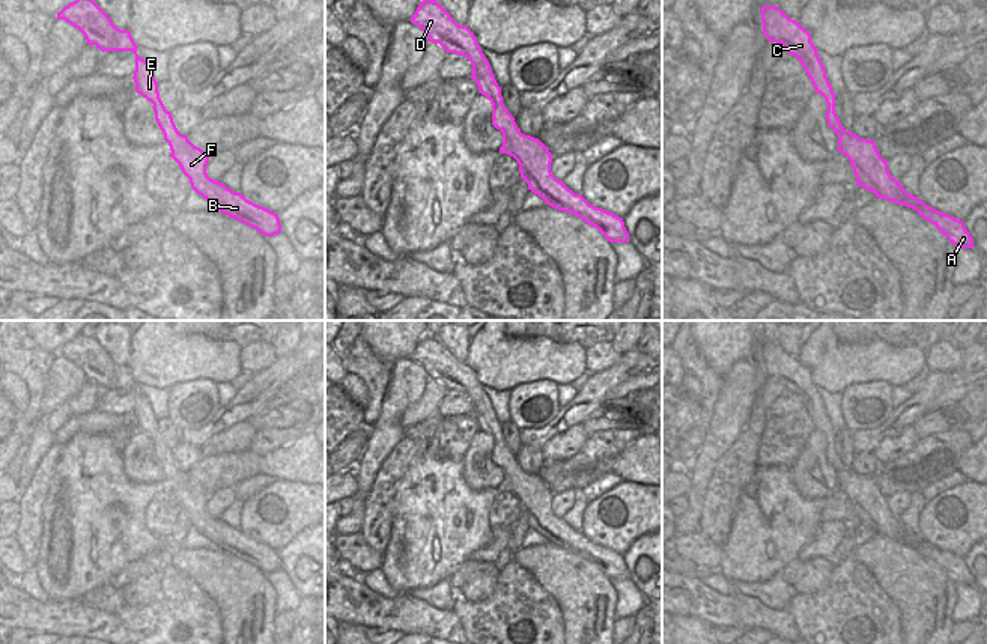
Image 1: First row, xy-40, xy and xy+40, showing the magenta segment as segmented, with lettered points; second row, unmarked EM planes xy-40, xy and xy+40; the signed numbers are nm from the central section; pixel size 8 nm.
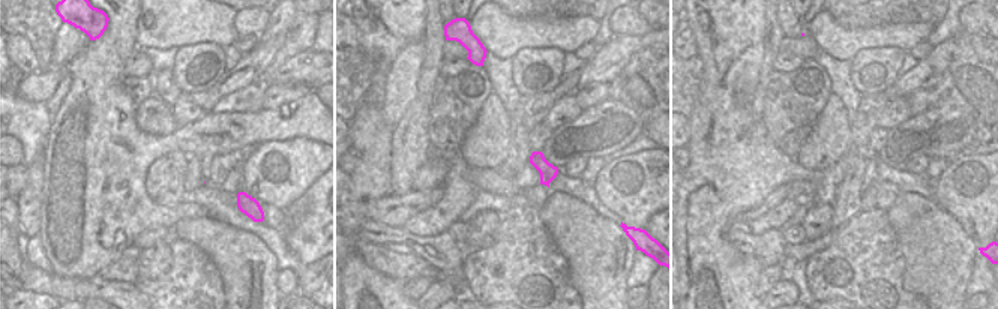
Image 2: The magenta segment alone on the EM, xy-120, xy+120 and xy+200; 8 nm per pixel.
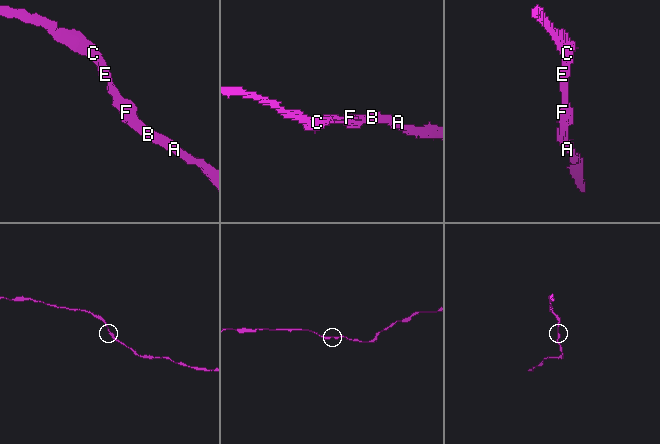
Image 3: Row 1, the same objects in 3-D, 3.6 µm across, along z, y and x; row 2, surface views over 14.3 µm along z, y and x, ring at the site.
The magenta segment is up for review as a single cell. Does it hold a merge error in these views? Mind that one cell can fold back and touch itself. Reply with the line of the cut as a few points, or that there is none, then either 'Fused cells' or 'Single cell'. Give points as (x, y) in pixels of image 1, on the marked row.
No split. Single cell

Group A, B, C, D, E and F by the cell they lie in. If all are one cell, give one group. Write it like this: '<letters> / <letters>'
A B C D E F

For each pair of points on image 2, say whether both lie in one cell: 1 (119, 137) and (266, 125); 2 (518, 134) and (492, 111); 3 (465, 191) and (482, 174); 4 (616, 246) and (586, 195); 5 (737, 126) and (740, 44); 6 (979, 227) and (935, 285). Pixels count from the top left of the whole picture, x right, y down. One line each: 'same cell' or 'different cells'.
1: same cell
2: different cells
3: different cells
4: different cells
5: same cell
6: different cells

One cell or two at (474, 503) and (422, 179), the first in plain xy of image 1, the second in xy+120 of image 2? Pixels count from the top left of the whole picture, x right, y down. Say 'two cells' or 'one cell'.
two cells

